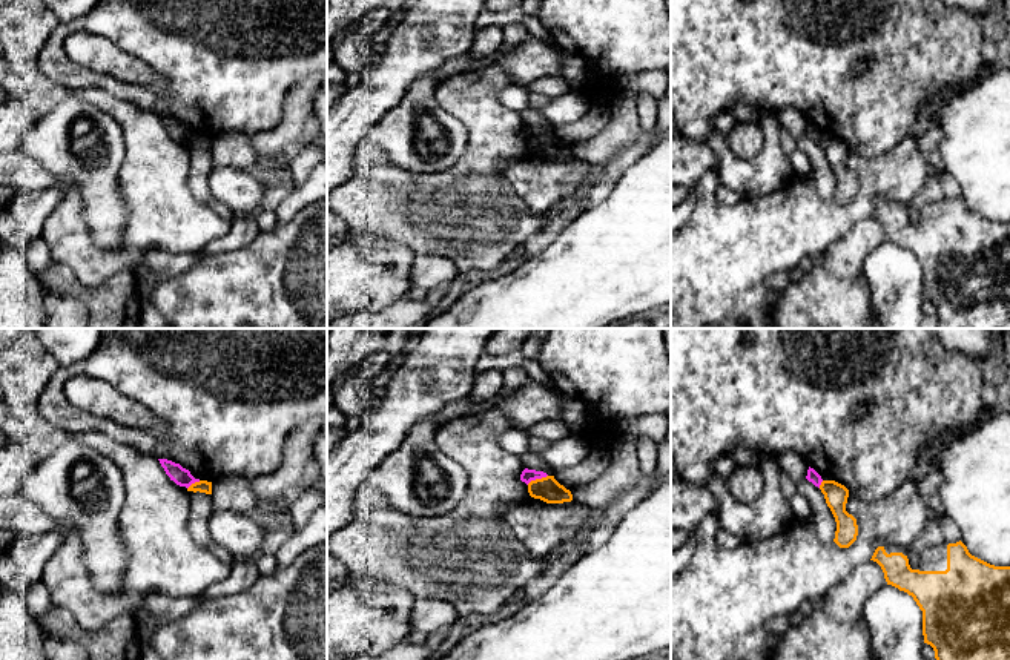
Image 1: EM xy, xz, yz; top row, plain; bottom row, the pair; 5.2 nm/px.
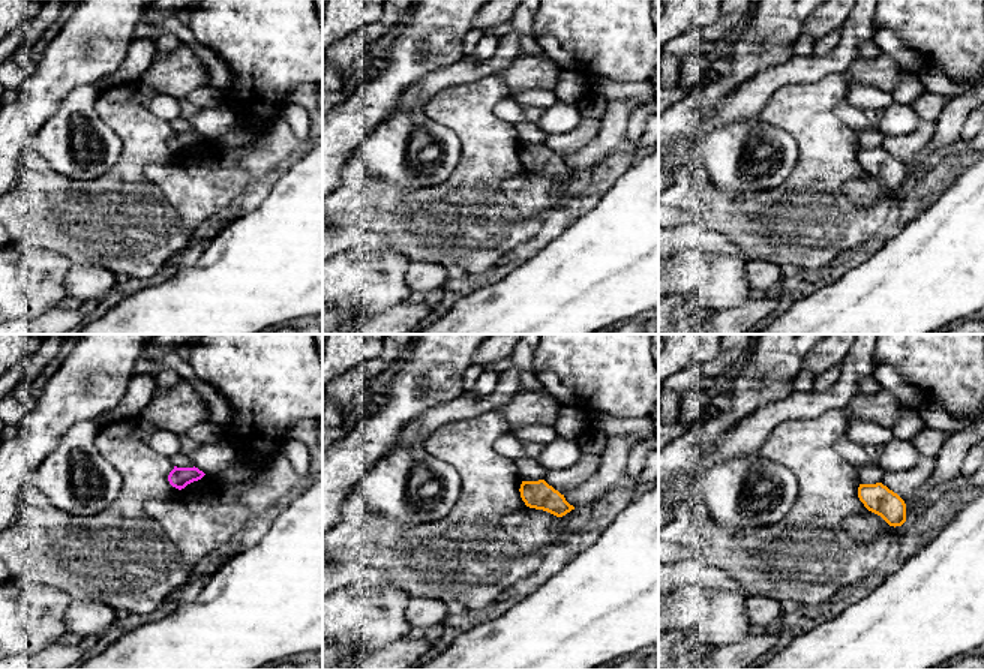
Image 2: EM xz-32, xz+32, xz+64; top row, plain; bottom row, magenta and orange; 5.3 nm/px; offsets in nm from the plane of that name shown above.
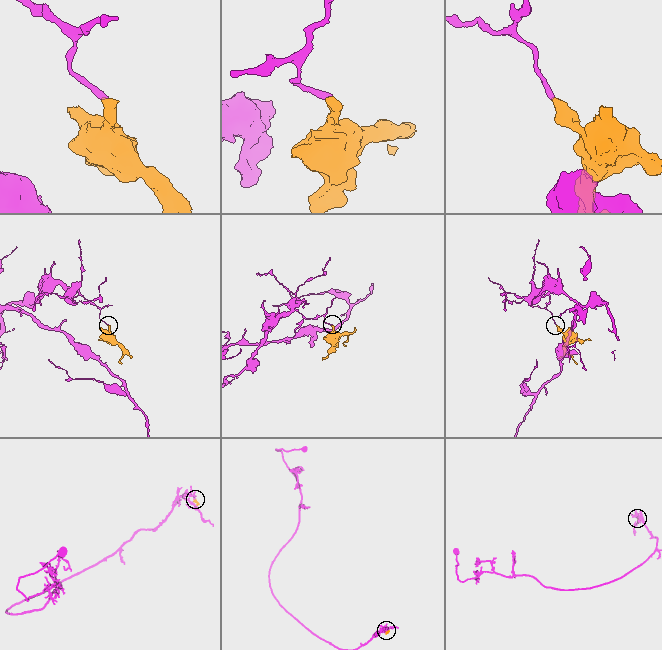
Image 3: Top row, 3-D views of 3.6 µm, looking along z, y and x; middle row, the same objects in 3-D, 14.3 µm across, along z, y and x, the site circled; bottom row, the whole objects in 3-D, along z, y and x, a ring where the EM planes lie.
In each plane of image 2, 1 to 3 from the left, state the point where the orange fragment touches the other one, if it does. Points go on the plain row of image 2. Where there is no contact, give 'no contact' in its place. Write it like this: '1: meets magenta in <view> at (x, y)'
1: no contact
2: no contact
3: no contact

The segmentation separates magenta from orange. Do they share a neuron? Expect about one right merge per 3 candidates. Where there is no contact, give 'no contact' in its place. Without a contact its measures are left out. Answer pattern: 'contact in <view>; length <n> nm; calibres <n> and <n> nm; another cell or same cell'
contact in xz; length 120 nm; calibres 70 and 130 nm; another cell

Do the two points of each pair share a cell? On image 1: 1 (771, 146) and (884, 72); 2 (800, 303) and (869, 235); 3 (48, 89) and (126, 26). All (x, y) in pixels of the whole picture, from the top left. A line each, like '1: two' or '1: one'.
1: two
2: one
3: two

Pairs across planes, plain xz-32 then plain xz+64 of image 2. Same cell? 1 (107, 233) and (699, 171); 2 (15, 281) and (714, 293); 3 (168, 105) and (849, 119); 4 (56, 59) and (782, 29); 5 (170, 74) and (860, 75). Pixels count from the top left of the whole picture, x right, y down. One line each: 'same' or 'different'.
1: different
2: same
3: same
4: same
5: same

